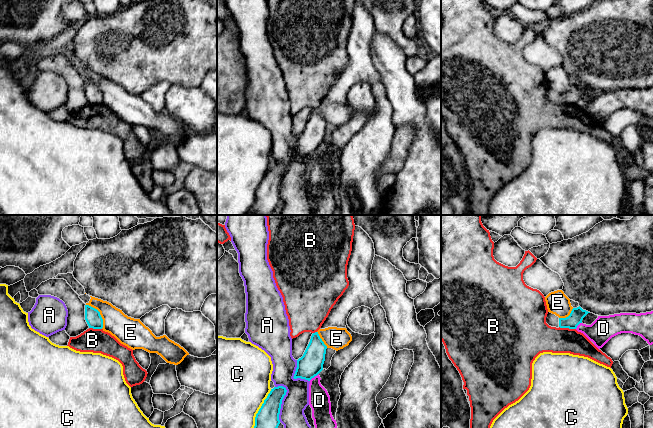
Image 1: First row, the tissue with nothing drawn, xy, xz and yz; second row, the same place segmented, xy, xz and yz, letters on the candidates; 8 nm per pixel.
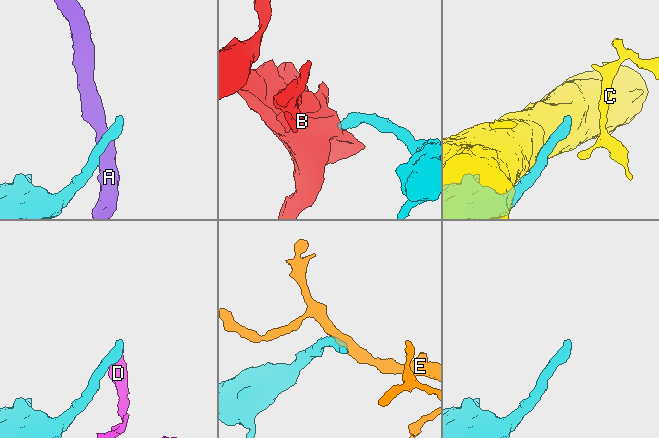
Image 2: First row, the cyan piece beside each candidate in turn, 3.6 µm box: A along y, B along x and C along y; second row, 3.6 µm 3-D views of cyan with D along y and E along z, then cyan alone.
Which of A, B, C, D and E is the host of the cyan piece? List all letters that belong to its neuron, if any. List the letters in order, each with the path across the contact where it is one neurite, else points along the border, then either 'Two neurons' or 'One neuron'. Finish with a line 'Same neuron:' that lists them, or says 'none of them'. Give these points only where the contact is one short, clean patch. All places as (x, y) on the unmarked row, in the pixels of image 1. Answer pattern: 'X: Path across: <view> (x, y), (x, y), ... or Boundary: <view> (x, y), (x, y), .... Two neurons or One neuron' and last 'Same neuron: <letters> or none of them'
A: Two neurons
B: Boundary: yz (559, 102), (575, 105). Two neurons
C: Two neurons
D: Boundary: xz (318, 149), (309, 156). Two neurons
E: Boundary: xy (86, 80), (94, 83), (99, 88), (102, 95), (102, 104). Two neurons
Same neuron: none of them

